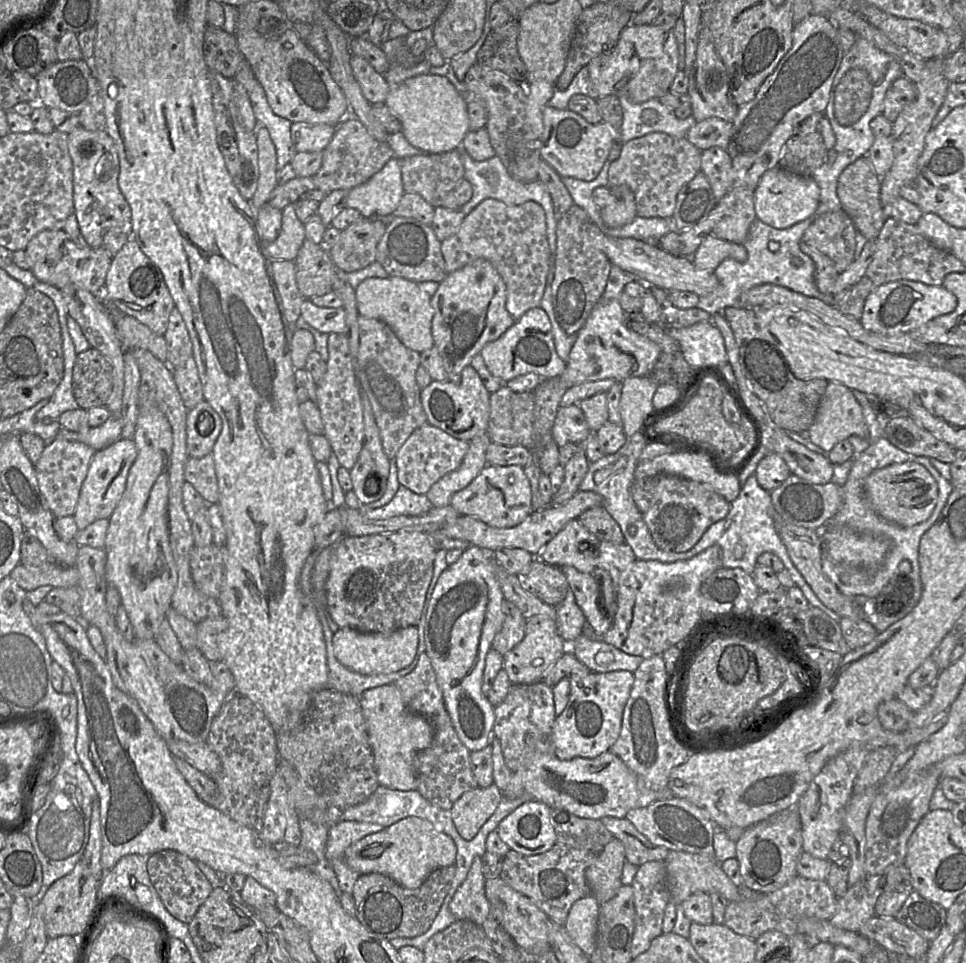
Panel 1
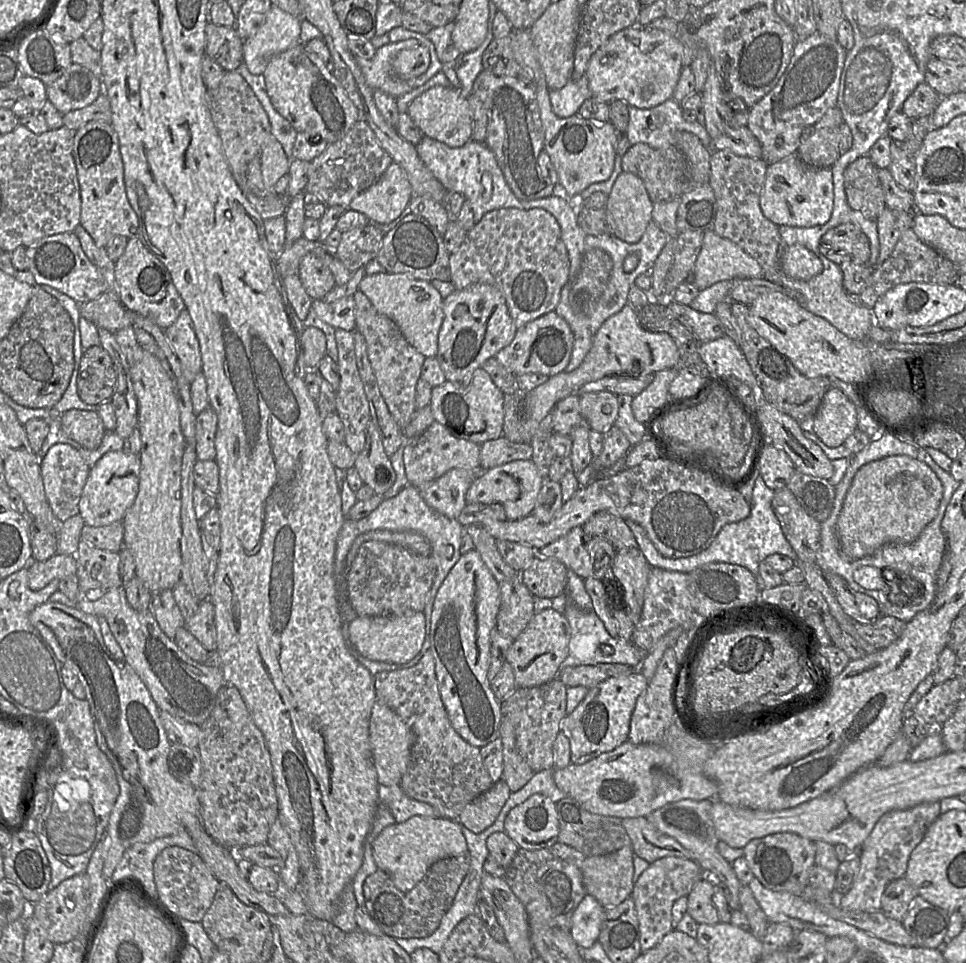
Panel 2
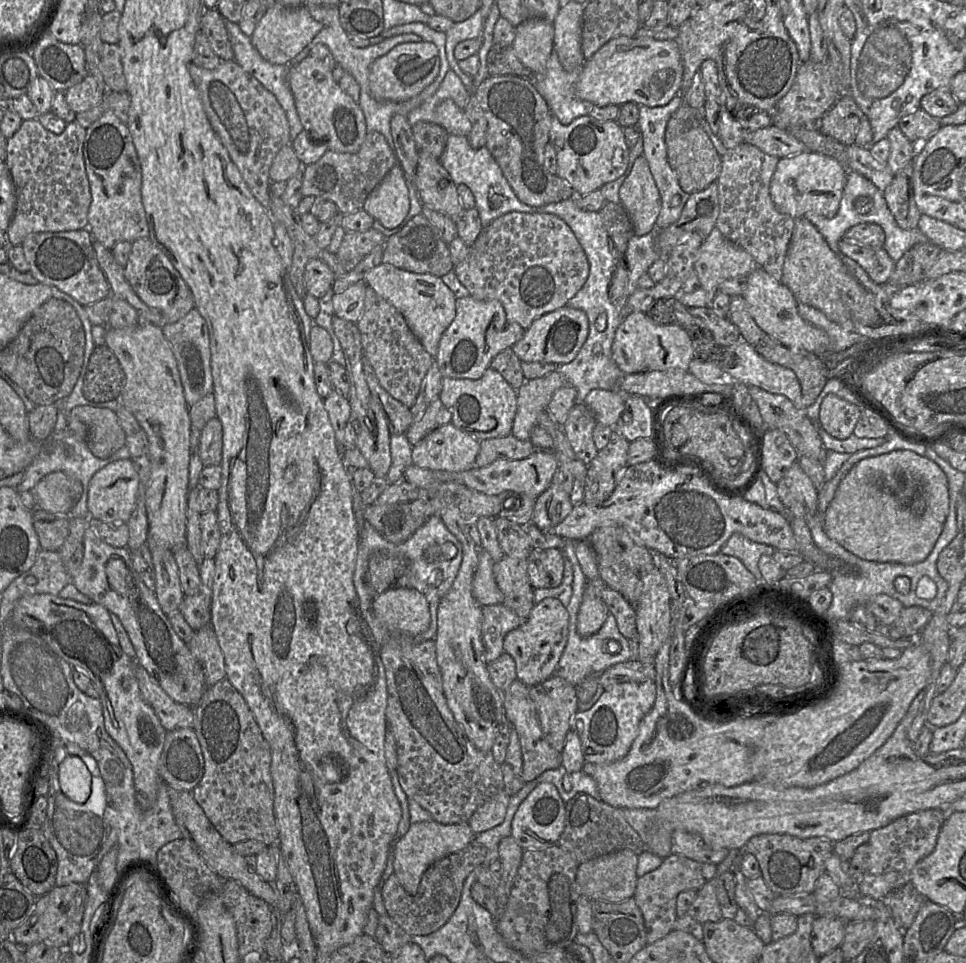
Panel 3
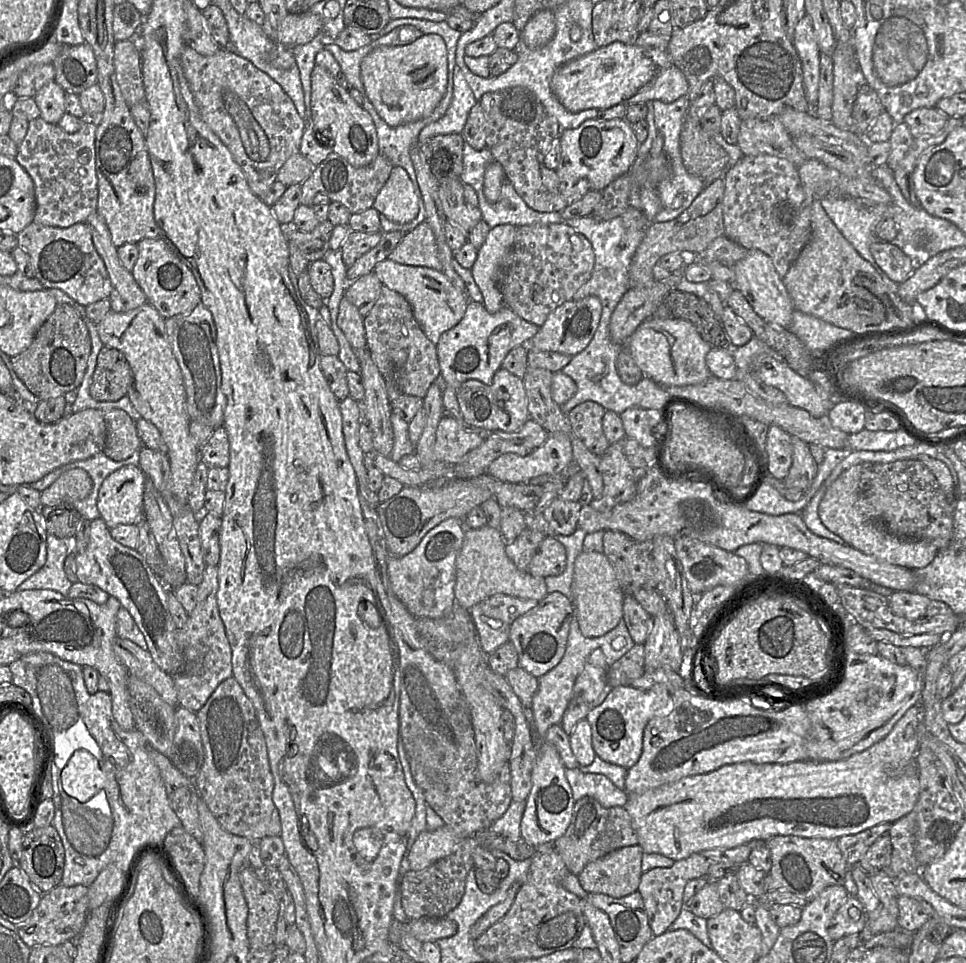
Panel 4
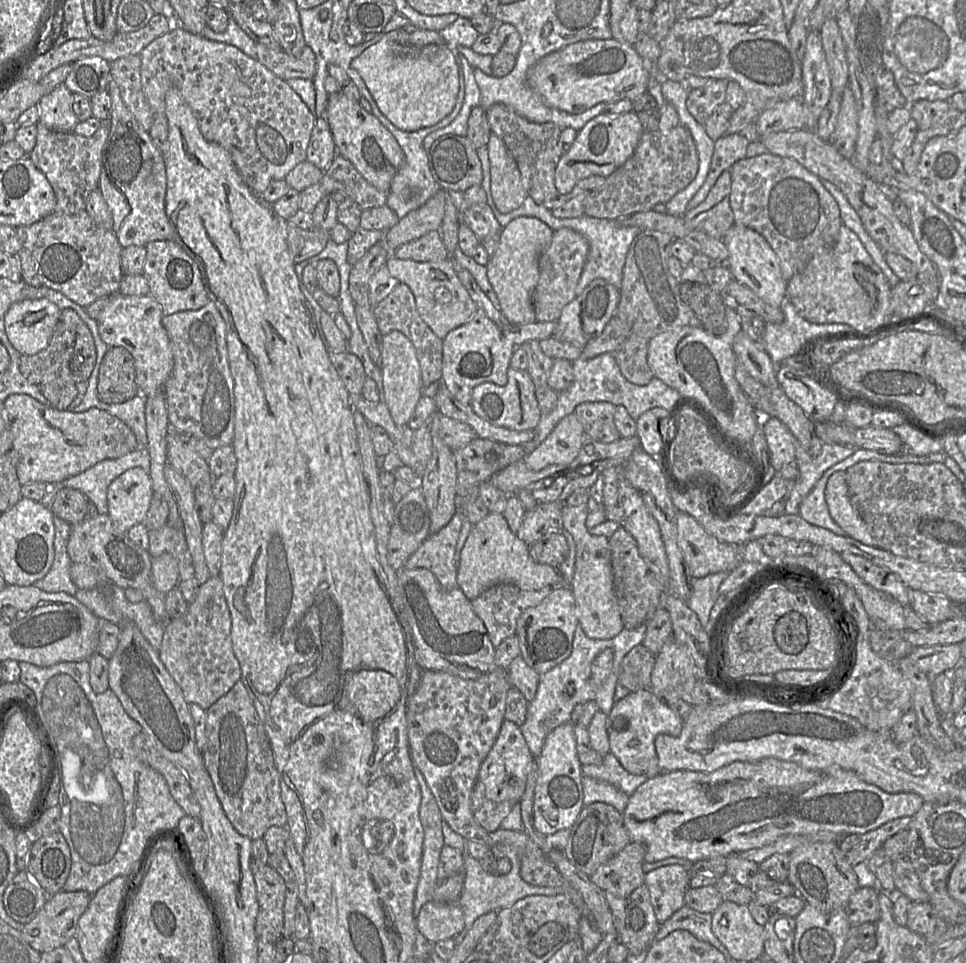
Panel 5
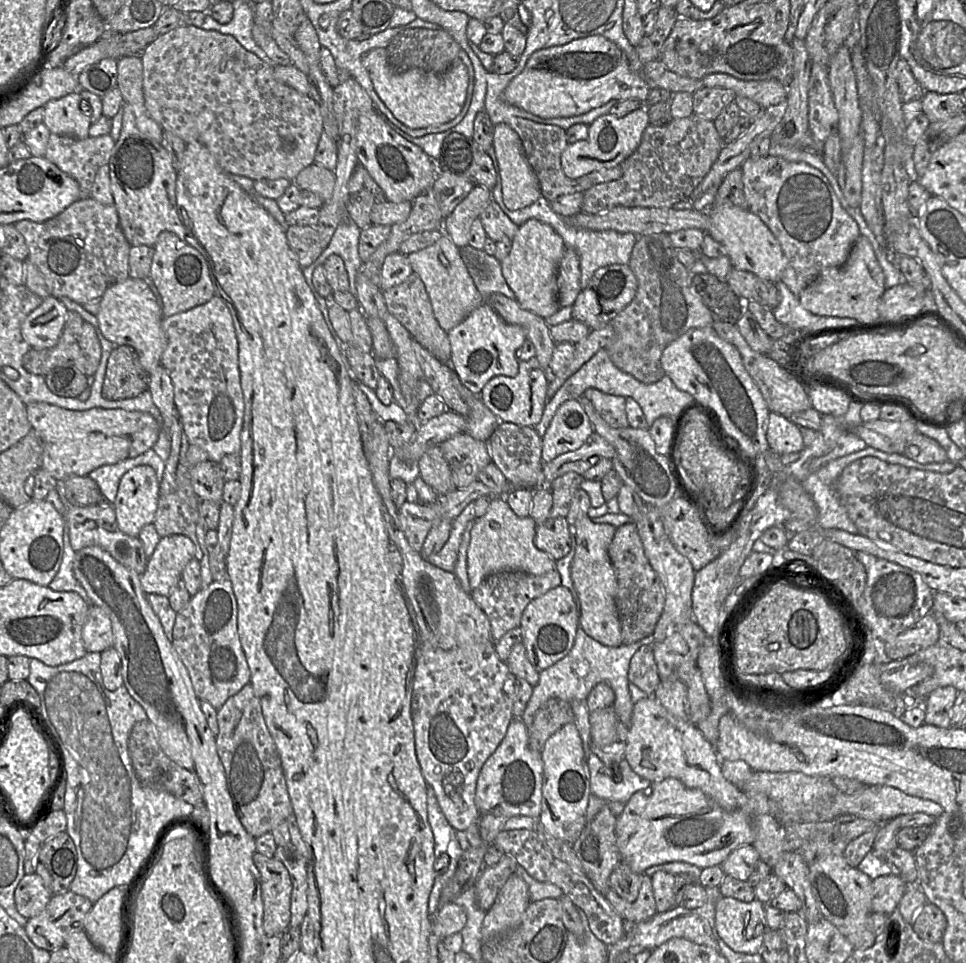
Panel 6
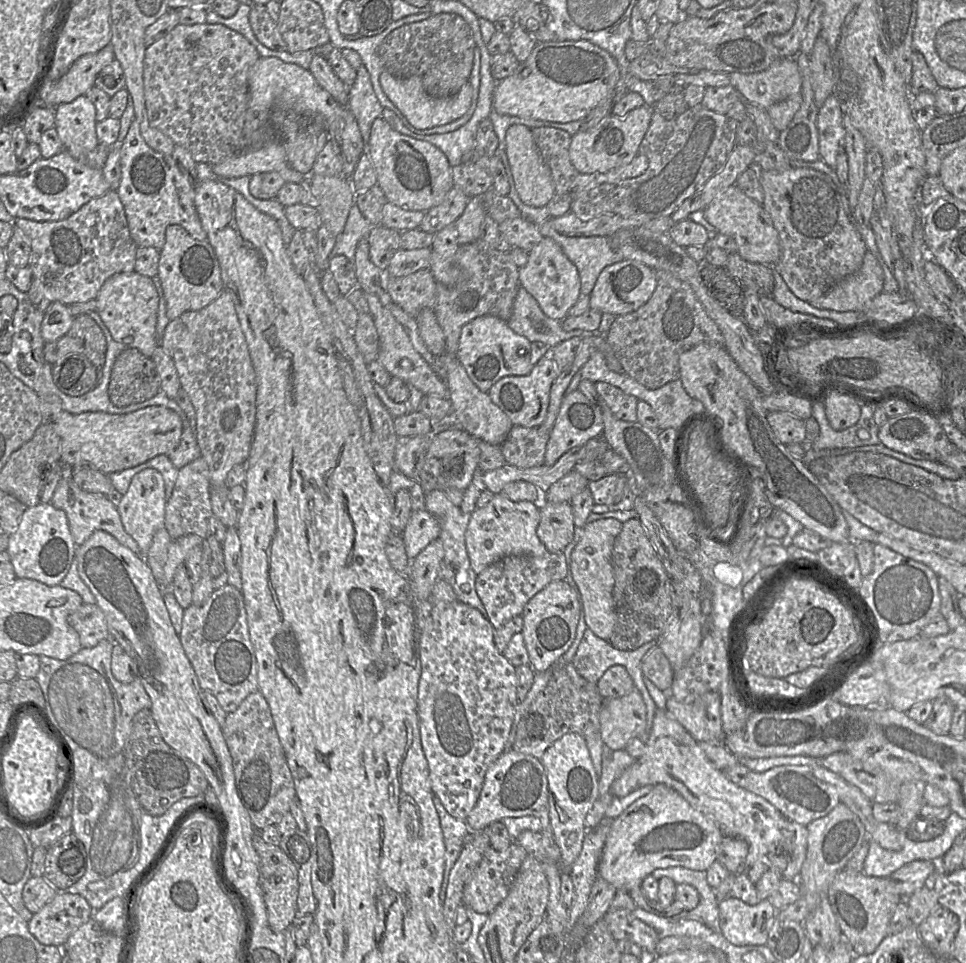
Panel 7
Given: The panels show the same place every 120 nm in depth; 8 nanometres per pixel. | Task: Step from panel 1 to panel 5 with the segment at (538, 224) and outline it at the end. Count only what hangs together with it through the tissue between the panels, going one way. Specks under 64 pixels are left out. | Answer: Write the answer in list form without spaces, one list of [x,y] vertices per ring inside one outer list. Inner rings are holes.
[[[570,228],[554,231],[551,242],[539,257],[539,279],[532,296],[536,321],[557,321],[562,309],[576,297],[576,287],[587,260],[589,248],[586,237]]]

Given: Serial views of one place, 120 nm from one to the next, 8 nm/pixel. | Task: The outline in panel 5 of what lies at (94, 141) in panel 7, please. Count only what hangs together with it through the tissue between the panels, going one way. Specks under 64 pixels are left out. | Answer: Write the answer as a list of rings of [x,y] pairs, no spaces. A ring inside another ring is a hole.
[[[60,84],[38,102],[39,122],[47,128],[60,132],[74,132],[80,122],[73,111],[72,92]]]

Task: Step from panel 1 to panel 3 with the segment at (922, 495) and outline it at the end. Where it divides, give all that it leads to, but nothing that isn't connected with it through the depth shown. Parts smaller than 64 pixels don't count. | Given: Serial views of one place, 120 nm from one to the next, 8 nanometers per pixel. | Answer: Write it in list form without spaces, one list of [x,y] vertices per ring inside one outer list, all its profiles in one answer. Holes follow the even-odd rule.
[[[896,450],[858,462],[840,482],[824,517],[829,538],[863,560],[916,564],[933,550],[949,513],[948,480],[932,460],[910,450]],[[907,474],[919,481],[928,493],[924,511],[916,514],[888,491],[888,478]]]

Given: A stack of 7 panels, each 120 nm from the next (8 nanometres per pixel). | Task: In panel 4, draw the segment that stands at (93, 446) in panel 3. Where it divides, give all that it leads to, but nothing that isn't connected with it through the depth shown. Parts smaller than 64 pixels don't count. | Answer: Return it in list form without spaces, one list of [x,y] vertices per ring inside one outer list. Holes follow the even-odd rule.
[[[123,410],[103,411],[106,424],[106,440],[103,453],[114,461],[125,460],[138,452],[142,441],[134,420]]]

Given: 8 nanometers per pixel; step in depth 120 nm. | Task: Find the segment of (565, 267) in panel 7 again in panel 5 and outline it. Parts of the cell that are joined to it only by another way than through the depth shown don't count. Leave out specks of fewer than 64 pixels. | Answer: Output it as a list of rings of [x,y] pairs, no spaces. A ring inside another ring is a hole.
[[[529,216],[515,218],[500,231],[499,246],[486,264],[487,276],[502,314],[512,325],[536,321],[532,296],[539,279],[539,257],[551,242],[553,233],[547,224]]]

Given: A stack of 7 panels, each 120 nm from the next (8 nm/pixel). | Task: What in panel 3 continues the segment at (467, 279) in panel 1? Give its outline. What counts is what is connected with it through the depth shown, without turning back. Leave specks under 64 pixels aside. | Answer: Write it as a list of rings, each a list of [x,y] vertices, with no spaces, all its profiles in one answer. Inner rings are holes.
[[[472,296],[456,299],[456,315],[439,341],[435,362],[444,378],[481,378],[491,360],[511,348],[524,335],[525,329],[508,319],[497,300],[483,301]]]

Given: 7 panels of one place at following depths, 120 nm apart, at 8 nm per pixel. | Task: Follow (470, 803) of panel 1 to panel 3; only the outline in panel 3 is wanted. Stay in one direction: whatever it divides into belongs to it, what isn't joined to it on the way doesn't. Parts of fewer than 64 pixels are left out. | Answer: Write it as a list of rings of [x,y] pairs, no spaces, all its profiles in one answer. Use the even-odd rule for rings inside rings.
[[[502,790],[479,807],[467,822],[473,833],[481,833],[501,824],[504,820],[510,797]]]

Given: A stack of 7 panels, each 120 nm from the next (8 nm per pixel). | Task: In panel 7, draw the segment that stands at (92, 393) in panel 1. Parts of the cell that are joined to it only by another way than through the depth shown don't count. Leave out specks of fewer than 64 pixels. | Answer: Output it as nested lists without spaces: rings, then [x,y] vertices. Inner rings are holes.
[[[124,348],[112,366],[108,395],[116,406],[129,406],[151,399],[160,392],[161,378],[152,357],[147,357],[136,348]]]

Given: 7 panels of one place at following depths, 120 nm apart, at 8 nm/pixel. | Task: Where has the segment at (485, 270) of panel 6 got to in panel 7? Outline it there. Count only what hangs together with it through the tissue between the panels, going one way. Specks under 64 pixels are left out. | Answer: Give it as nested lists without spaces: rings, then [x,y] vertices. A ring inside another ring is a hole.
[[[521,287],[507,324],[514,332],[525,336],[530,342],[540,341],[550,348],[572,337],[586,335],[583,330],[565,331],[562,328],[562,321],[546,316],[537,300]]]

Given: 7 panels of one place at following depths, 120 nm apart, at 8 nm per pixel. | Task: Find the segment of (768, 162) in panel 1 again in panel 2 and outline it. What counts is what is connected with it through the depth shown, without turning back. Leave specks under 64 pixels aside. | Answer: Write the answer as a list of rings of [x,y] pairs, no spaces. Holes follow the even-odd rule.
[[[816,32],[795,44],[791,60],[774,88],[749,109],[746,127],[757,138],[762,148],[761,159],[768,165],[796,153],[805,129],[815,124],[830,108],[836,106],[840,79],[847,50],[837,41]]]

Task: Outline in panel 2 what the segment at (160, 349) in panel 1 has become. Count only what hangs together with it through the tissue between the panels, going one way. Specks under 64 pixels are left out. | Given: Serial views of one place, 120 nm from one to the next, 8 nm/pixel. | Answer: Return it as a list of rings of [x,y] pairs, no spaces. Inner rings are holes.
[[[106,293],[92,301],[78,304],[82,317],[93,322],[98,328],[115,333],[127,326],[133,326],[135,312],[126,309],[120,301]]]

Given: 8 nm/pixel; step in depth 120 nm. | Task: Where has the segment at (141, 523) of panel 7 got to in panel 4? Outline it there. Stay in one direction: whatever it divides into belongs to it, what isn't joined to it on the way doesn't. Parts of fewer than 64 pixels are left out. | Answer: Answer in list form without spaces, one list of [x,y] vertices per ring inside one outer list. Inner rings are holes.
[[[126,465],[103,481],[97,498],[100,518],[108,528],[138,525],[144,520],[146,476],[139,466]]]

